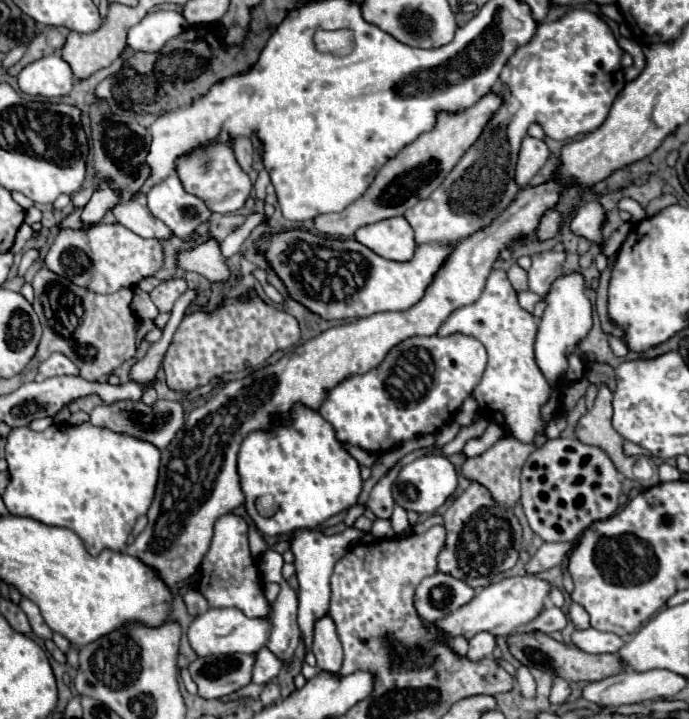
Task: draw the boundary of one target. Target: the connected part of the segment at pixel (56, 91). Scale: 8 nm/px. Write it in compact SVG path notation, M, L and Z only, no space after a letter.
M60 55L42 57L26 65L18 75L20 91L46 99L61 98L72 89L72 69Z

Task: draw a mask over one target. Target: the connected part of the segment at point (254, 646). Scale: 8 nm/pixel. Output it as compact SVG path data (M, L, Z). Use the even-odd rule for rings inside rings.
M208 609L198 615L188 627L190 647L198 657L226 655L226 653L258 653L268 639L270 619L248 619L240 609Z

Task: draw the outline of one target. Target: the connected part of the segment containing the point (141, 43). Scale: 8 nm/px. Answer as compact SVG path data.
M150 11L128 31L128 47L132 51L160 51L168 39L186 29L186 19L176 11Z

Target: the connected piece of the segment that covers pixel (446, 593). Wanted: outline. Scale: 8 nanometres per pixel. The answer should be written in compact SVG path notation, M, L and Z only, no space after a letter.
M446 573L426 577L414 595L414 607L424 621L438 621L474 597L474 589Z

